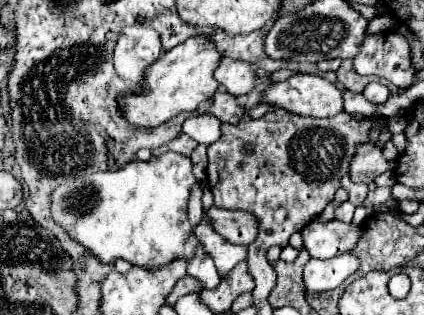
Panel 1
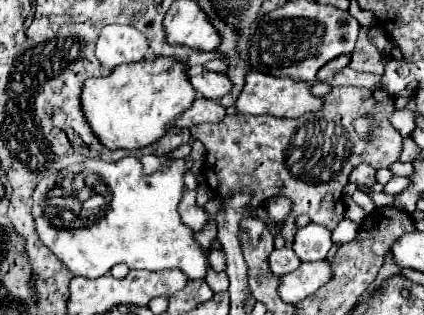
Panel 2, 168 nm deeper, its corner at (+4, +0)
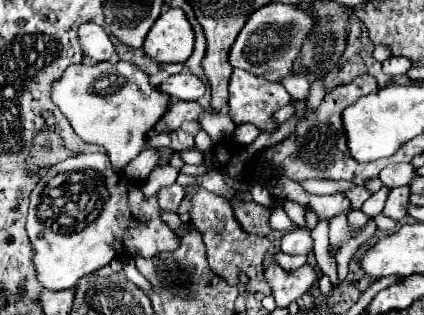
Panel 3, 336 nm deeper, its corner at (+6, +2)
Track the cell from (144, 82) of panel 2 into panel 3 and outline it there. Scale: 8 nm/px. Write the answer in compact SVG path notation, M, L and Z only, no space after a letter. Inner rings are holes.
M128 61L70 65L62 77L52 83L52 101L68 117L78 137L106 149L114 171L124 171L124 167L140 155L146 145L146 133L170 105L170 97L150 85L148 75Z

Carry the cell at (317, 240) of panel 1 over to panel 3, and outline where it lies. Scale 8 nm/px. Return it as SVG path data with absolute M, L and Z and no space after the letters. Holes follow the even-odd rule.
M296 227L296 229L288 231L286 235L282 235L280 251L282 253L288 253L288 255L308 255L312 251L310 229Z

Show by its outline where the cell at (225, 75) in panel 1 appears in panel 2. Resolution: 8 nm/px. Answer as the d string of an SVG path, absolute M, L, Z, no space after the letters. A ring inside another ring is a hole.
M200 69L198 73L192 73L190 83L194 85L198 97L216 99L216 101L220 101L224 95L228 95L232 91L232 81L230 81L228 75L206 71L206 69Z

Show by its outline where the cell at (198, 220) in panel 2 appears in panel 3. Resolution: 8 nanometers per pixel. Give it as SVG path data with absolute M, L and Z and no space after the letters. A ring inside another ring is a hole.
M174 183L174 185L170 185L170 187L162 187L162 189L158 191L158 205L160 205L160 209L164 209L164 211L176 213L182 199L184 199L184 189L182 189L178 183Z

